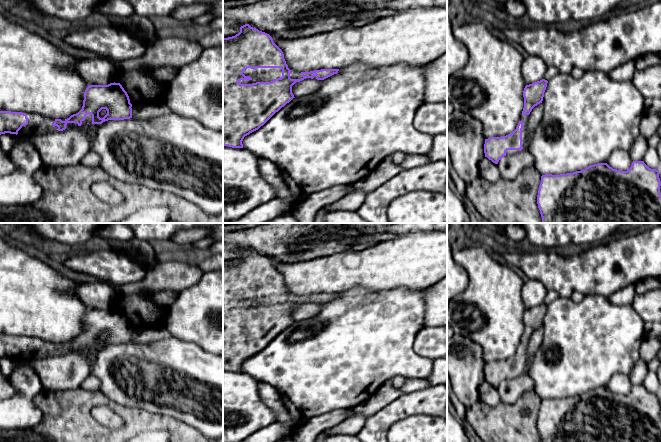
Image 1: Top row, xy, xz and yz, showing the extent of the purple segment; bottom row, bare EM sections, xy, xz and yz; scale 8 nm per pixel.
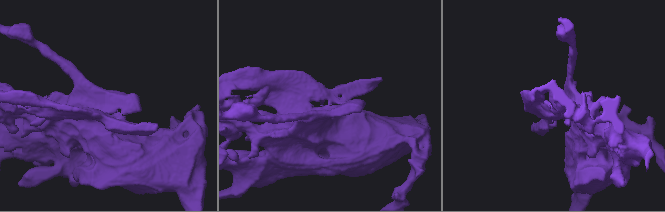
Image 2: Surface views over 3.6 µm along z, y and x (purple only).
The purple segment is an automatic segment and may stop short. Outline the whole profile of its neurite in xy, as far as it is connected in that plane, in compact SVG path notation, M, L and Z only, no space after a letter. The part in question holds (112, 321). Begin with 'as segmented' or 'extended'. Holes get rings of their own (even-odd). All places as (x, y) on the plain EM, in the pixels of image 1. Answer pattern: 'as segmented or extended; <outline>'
extended; M120 307L108 309L90 309L84 316L82 333L67 343L52 343L36 337L0 335L0 359L5 357L23 360L42 359L50 356L63 355L68 351L81 350L87 347L91 350L90 365L94 365L97 352L108 344L124 344L132 342L132 328L129 320Z

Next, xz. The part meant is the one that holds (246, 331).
extended; M245 248L235 260L223 262L223 370L243 372L245 360L258 354L294 321L292 310L304 303L324 304L339 293L297 296L288 292L272 261Z

